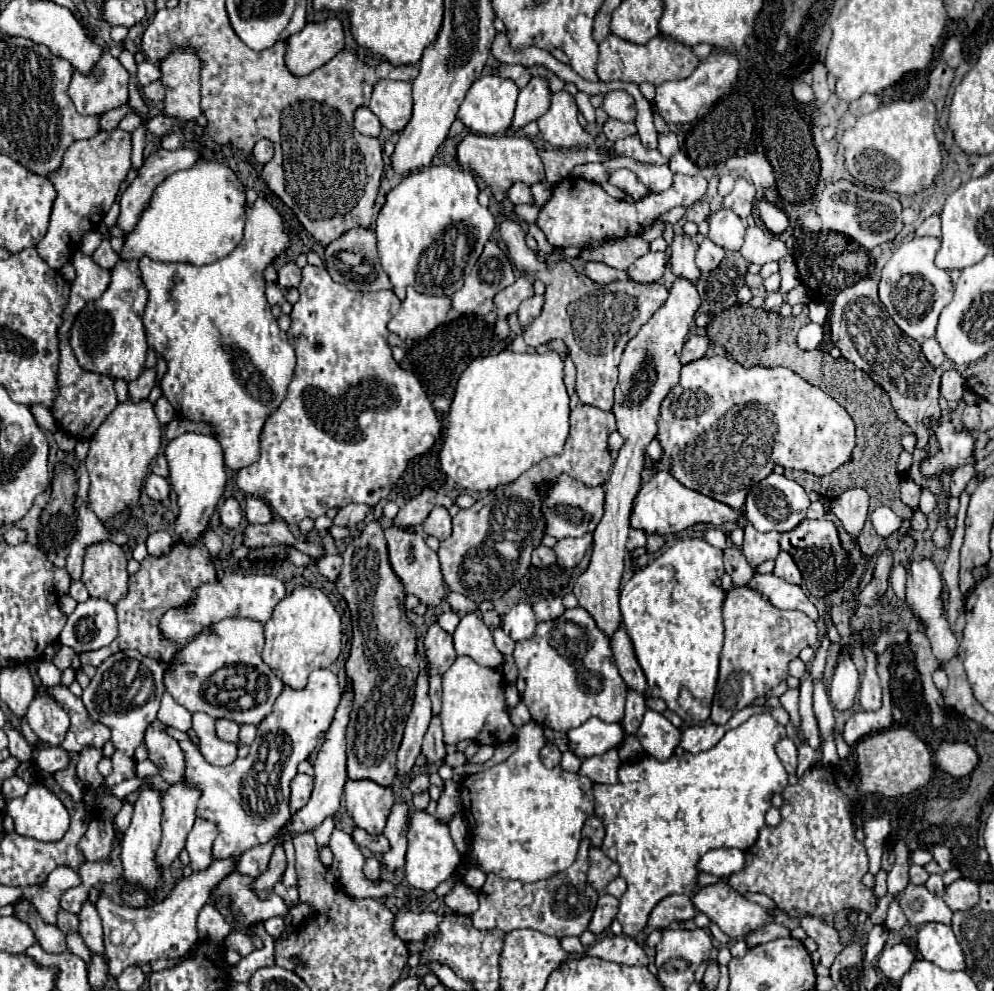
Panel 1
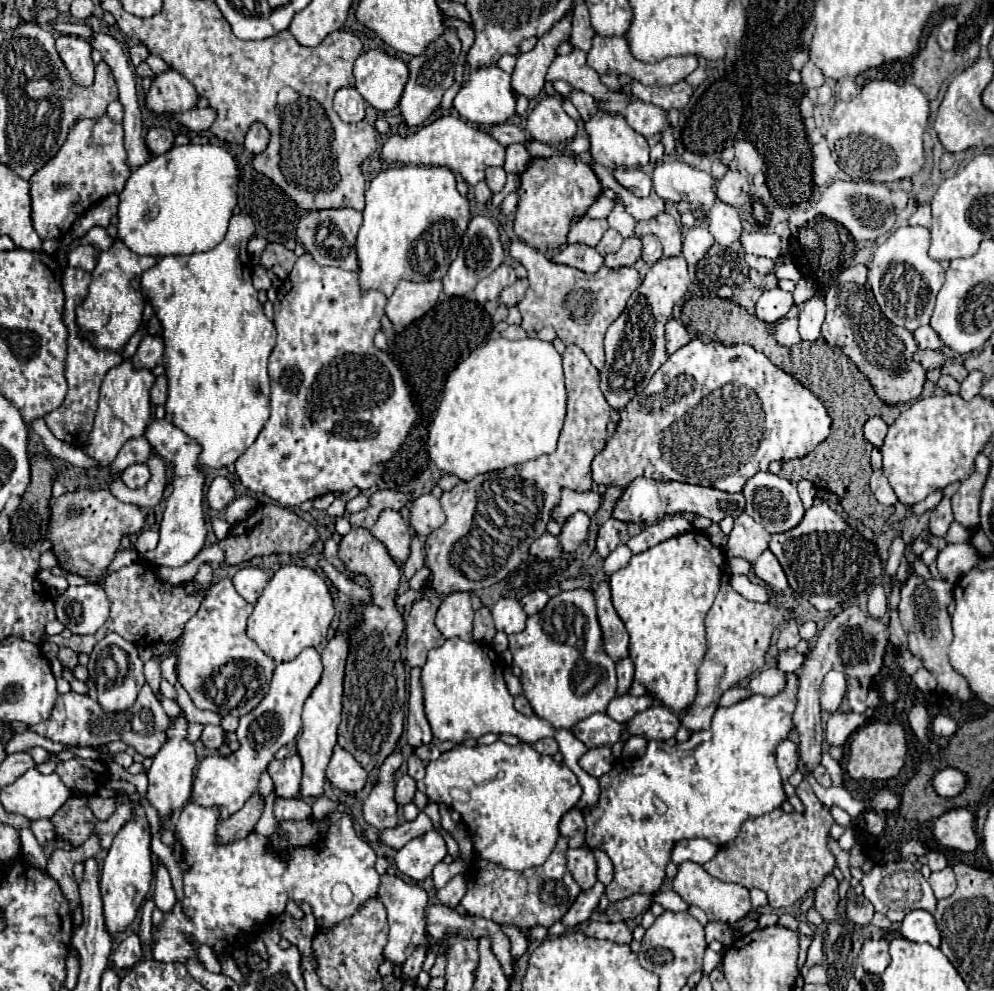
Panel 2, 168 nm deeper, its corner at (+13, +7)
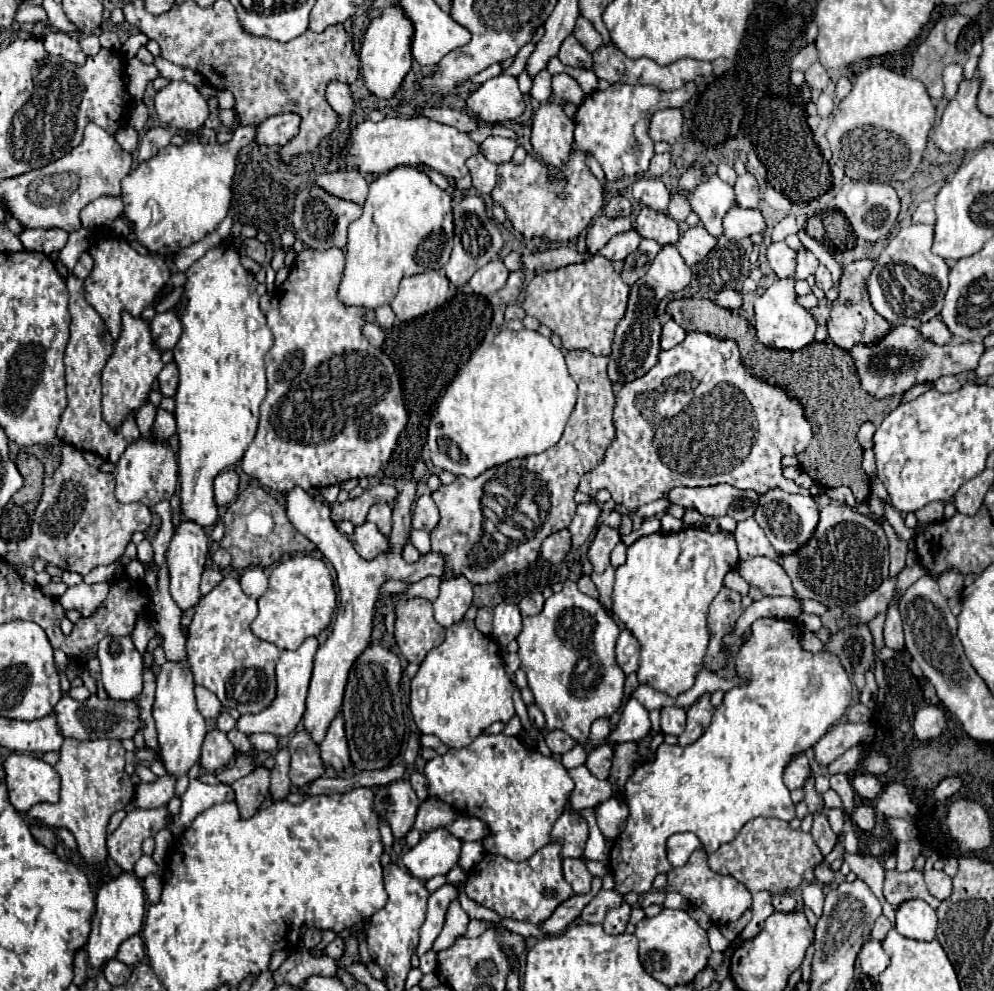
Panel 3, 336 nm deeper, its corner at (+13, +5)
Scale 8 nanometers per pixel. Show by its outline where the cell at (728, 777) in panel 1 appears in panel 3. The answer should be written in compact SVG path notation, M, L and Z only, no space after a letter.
M766 617L750 625L750 635L740 645L734 667L736 675L744 677L744 683L724 693L704 735L686 747L662 743L656 751L656 759L646 761L628 779L624 797L630 807L630 817L610 851L610 867L618 893L648 893L654 877L670 871L672 865L666 859L666 839L678 831L696 833L698 839L702 839L702 847L712 853L722 843L732 841L742 825L754 817L776 817L782 821L796 817L796 805L790 799L790 791L784 787L782 773L796 755L814 747L846 713L852 701L848 673L832 653L804 651L800 645L800 625L796 625L796 621Z

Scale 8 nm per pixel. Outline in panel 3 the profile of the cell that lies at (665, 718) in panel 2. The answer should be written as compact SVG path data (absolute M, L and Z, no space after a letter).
M664 707L662 709L662 733L670 733L670 735L680 735L686 727L686 709L682 707Z

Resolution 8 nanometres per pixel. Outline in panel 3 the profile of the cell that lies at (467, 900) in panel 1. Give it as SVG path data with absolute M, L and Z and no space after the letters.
M452 901L450 907L448 907L448 913L446 913L446 923L444 923L444 929L440 931L438 939L434 941L434 951L442 951L442 949L448 949L460 935L466 933L466 927L468 927L468 915L466 911L460 907L460 901Z

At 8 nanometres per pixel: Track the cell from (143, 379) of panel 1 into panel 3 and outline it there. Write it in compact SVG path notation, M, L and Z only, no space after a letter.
M170 309L164 313L156 313L154 319L150 321L150 329L158 349L166 351L166 349L174 349L174 345L178 343L182 335L182 321L176 315L176 311Z

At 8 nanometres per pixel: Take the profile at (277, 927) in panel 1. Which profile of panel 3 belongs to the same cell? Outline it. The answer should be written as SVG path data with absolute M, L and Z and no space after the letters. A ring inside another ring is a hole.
M298 729L290 739L290 753L292 753L292 765L290 765L290 781L298 789L304 789L308 783L318 779L326 765L320 759L320 747L312 741L310 733L306 729ZM300 743L306 743L306 749L298 749Z

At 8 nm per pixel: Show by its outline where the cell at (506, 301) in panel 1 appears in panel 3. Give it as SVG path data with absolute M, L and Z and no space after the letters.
M494 259L476 271L470 277L468 285L476 295L490 295L490 293L502 289L502 285L506 285L506 279L508 279L508 269L504 267L504 263L500 259Z

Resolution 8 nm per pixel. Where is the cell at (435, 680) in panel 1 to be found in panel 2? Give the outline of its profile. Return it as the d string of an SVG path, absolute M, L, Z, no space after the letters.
M414 667L410 673L406 737L412 747L432 743L432 731L424 713L424 698L420 685L420 669Z

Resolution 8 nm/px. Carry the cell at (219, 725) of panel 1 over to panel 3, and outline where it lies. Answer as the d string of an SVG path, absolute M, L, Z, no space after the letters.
M218 729L208 731L204 745L202 745L202 755L200 755L202 767L206 771L218 771L218 769L226 767L234 757L236 757L236 749L228 741L226 733L222 733Z

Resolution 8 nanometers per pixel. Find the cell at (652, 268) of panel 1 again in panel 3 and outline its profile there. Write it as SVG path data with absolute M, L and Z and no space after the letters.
M630 229L626 233L614 235L598 253L604 255L608 261L624 261L628 253L638 249L642 237L636 233L636 229Z

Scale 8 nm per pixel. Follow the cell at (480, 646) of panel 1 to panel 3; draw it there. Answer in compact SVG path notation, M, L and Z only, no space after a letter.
M462 575L444 577L440 585L440 595L434 601L434 619L442 627L450 627L462 621L464 613L472 605L472 585Z

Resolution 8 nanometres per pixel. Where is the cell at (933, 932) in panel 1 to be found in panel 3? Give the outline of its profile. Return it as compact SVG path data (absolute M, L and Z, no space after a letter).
M910 899L896 907L896 931L902 937L932 941L936 937L936 911L922 899Z

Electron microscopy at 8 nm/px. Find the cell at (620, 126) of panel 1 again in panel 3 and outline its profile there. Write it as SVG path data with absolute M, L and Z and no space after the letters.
M558 73L558 75L552 75L552 93L562 99L562 101L568 101L568 103L574 103L574 105L580 105L584 101L584 91L580 89L580 85L566 73Z

